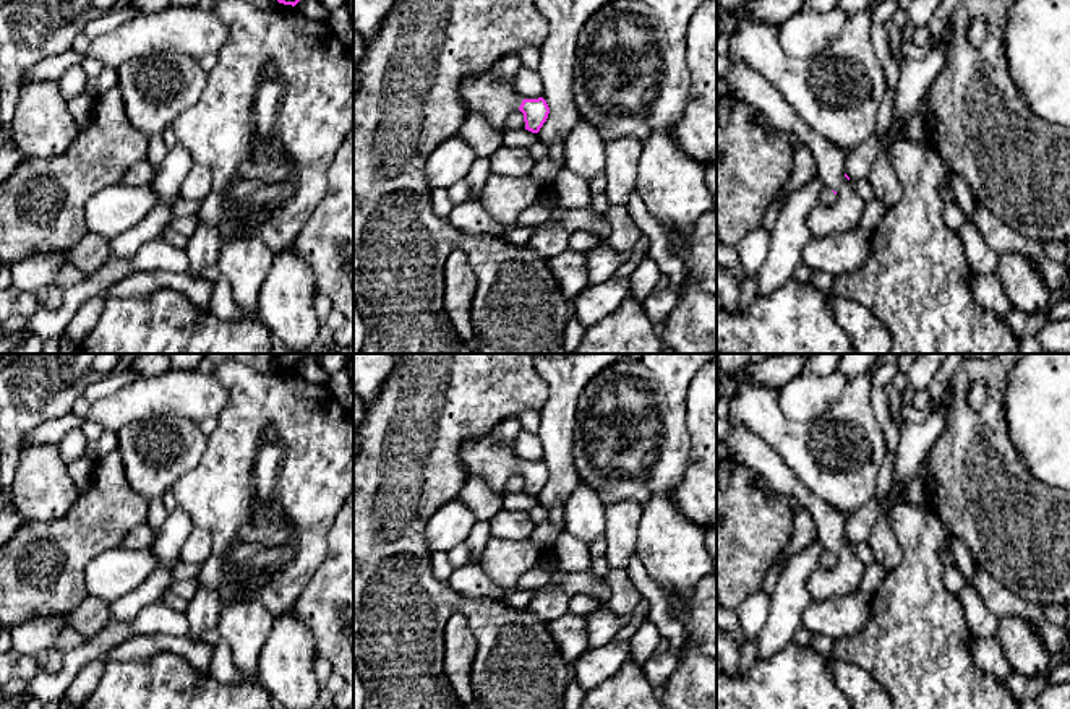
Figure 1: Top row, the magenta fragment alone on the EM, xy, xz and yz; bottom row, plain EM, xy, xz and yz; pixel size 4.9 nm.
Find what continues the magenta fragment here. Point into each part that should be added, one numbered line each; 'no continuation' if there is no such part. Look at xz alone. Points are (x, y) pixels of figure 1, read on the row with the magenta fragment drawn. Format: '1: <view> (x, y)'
1: xz (495, 99)

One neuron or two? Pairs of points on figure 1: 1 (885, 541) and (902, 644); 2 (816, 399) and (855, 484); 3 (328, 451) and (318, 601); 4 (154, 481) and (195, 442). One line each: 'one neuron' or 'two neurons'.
1: two neurons
2: two neurons
3: two neurons
4: one neuron

